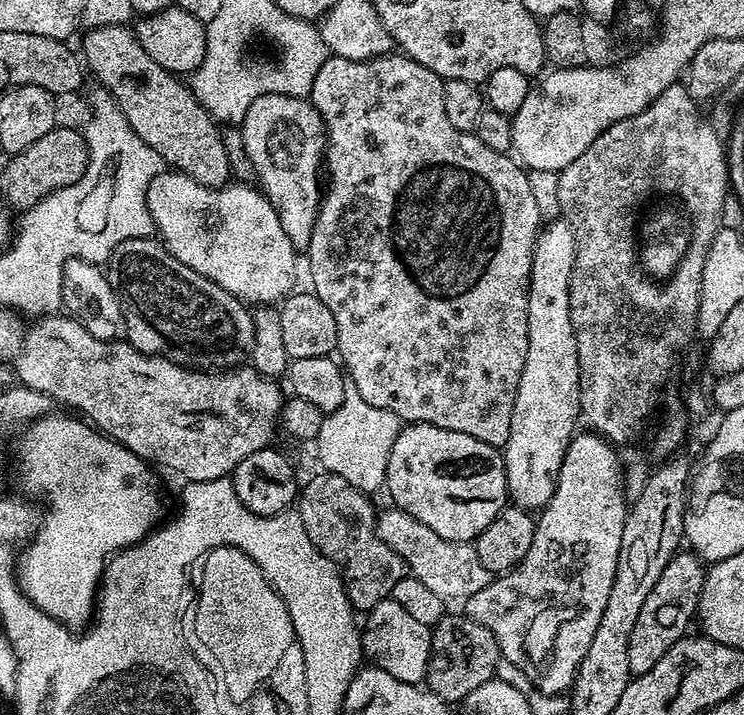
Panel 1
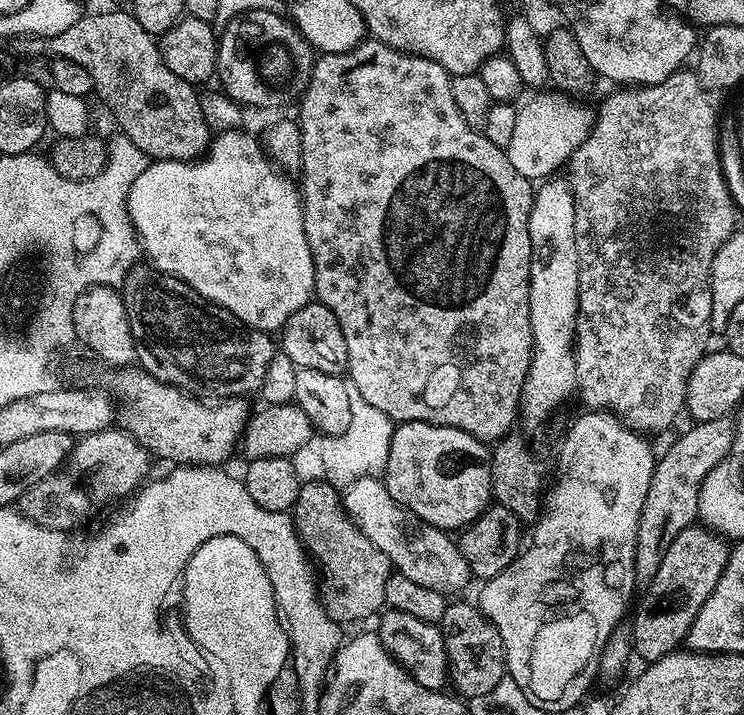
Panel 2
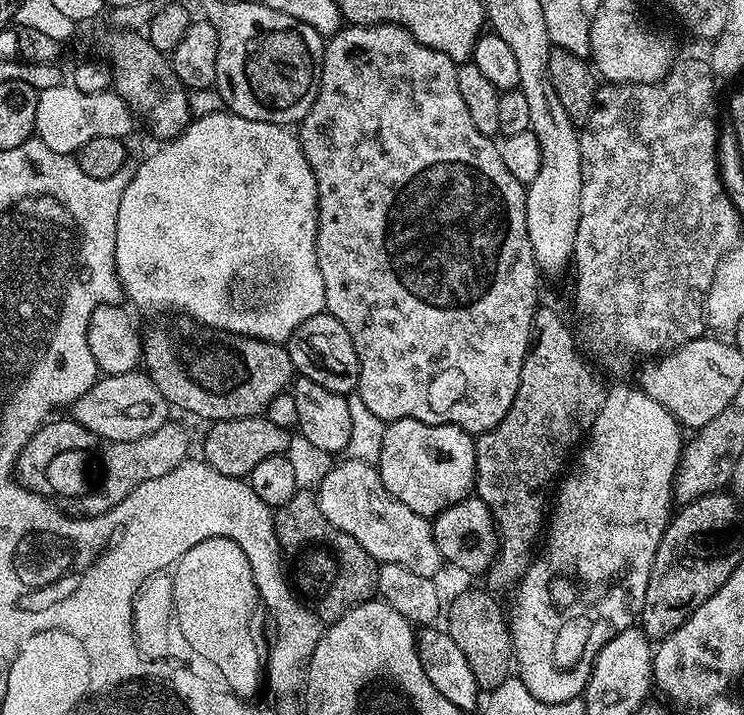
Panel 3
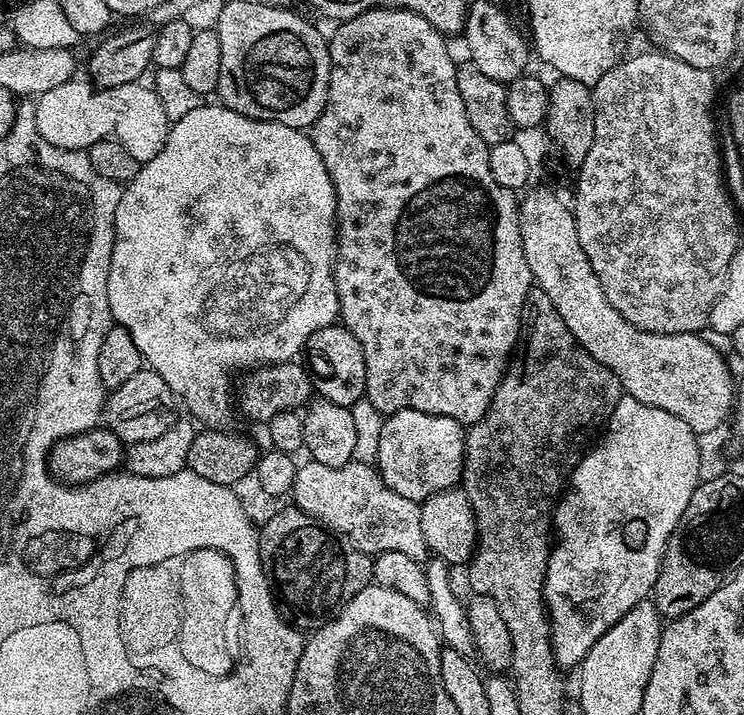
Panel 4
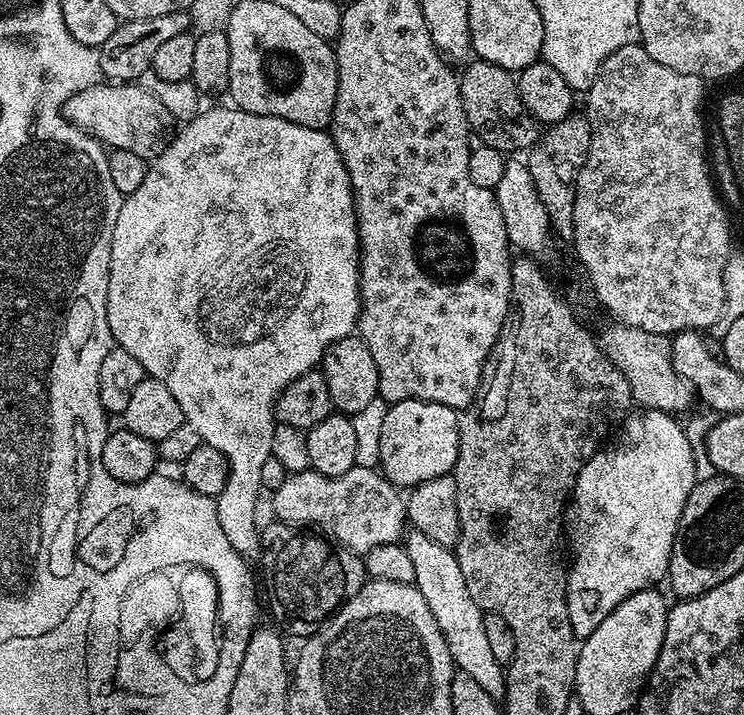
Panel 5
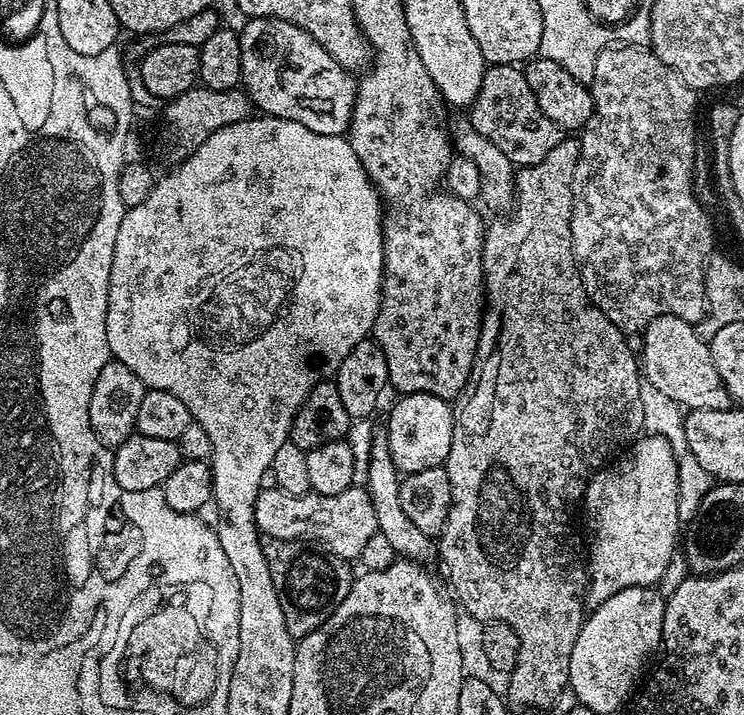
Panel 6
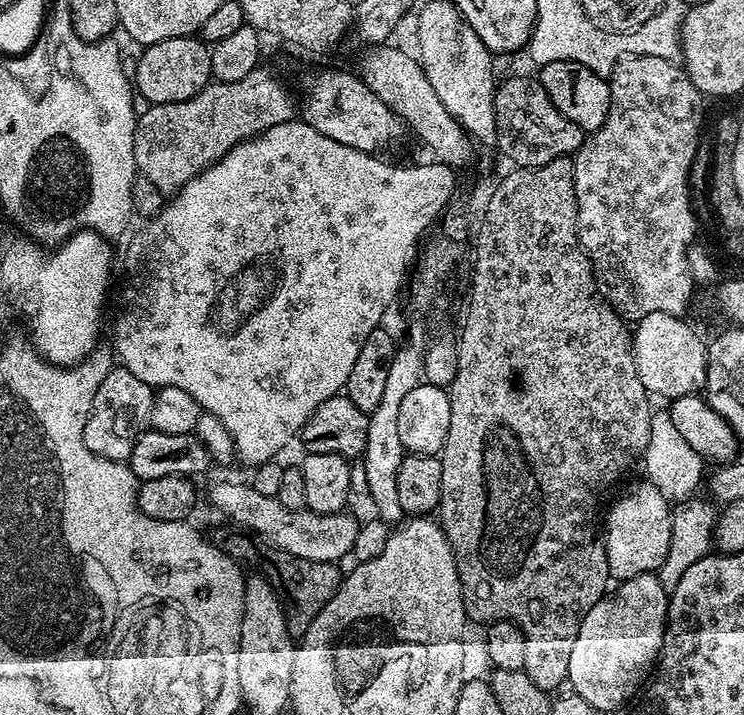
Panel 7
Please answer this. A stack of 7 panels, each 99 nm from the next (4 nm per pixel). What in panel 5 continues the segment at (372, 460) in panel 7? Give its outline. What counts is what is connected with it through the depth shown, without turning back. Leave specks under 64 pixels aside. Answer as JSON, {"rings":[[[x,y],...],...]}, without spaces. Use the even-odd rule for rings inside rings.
{"rings":[[[416,529],[407,533],[404,545],[413,561],[416,588],[426,598],[427,606],[446,638],[453,665],[459,671],[469,674],[470,678],[474,678],[474,682],[491,697],[501,699],[507,688],[507,675],[503,665],[497,662],[491,653],[490,642],[486,637],[484,613],[466,589],[455,551],[434,542]]]}

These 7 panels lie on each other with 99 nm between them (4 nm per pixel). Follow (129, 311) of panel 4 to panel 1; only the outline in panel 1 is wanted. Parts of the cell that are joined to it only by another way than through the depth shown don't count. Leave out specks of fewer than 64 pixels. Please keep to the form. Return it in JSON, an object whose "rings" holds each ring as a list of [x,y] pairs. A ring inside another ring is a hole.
{"rings":[[[165,170],[148,184],[148,212],[171,256],[198,270],[198,274],[210,278],[239,300],[252,306],[272,306],[293,291],[298,249],[286,238],[286,230],[282,230],[274,206],[259,187],[236,182],[231,186],[207,188],[183,172]]]}

